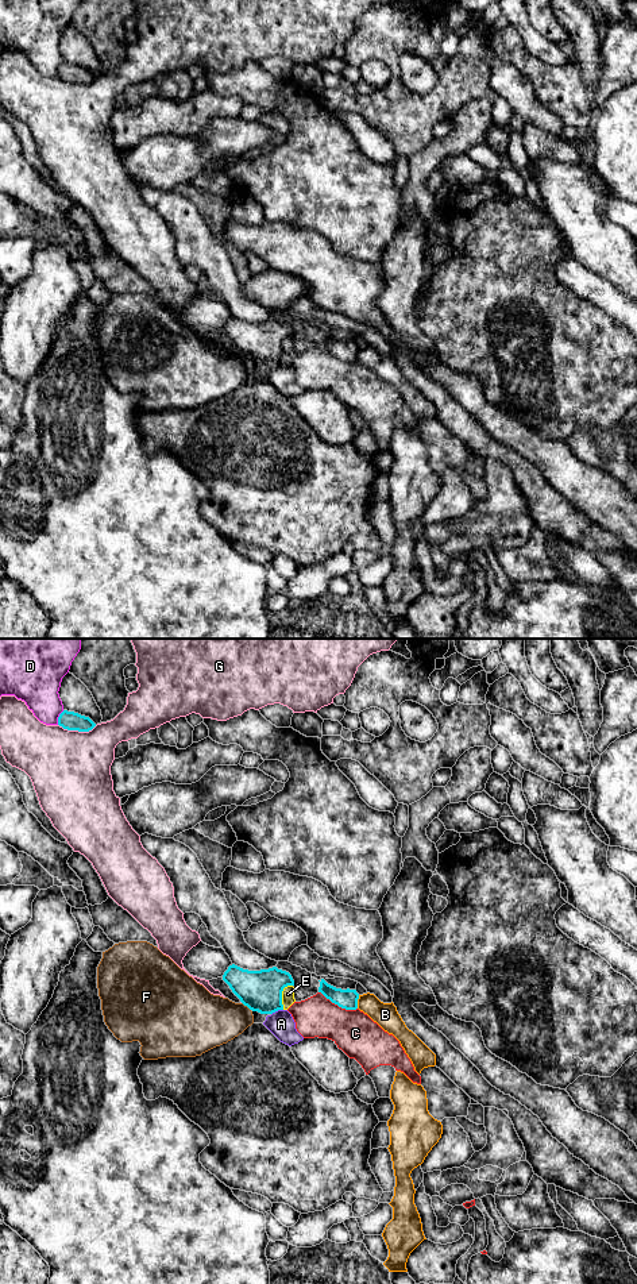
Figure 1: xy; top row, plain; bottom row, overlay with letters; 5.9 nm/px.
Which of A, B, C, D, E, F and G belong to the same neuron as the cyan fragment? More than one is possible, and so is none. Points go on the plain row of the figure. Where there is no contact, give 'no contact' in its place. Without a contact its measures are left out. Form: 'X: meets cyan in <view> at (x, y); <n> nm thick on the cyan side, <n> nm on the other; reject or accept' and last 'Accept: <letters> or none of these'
A: meets cyan in xy at (277, 362); 240 nm thick on the cyan side, 160 nm on the other; reject
B: meets cyan in xy at (356, 354); 120 nm thick on the cyan side, 140 nm on the other; reject
C: meets cyan in xy at (338, 357); 120 nm thick on the cyan side, 260 nm on the other; reject
D: meets cyan in xy at (58, 69); 110 nm thick on the cyan side, 280 nm on the other; reject
E: meets cyan in xy at (281, 347); 240 nm thick on the cyan side, 80 nm on the other; reject
F: meets cyan in xy at (246, 357); 240 nm thick on the cyan side, 320 nm on the other; reject
G: meets cyan in xy at (77, 81); 110 nm thick on the cyan side, 480 nm on the other; reject
Accept: none of these

